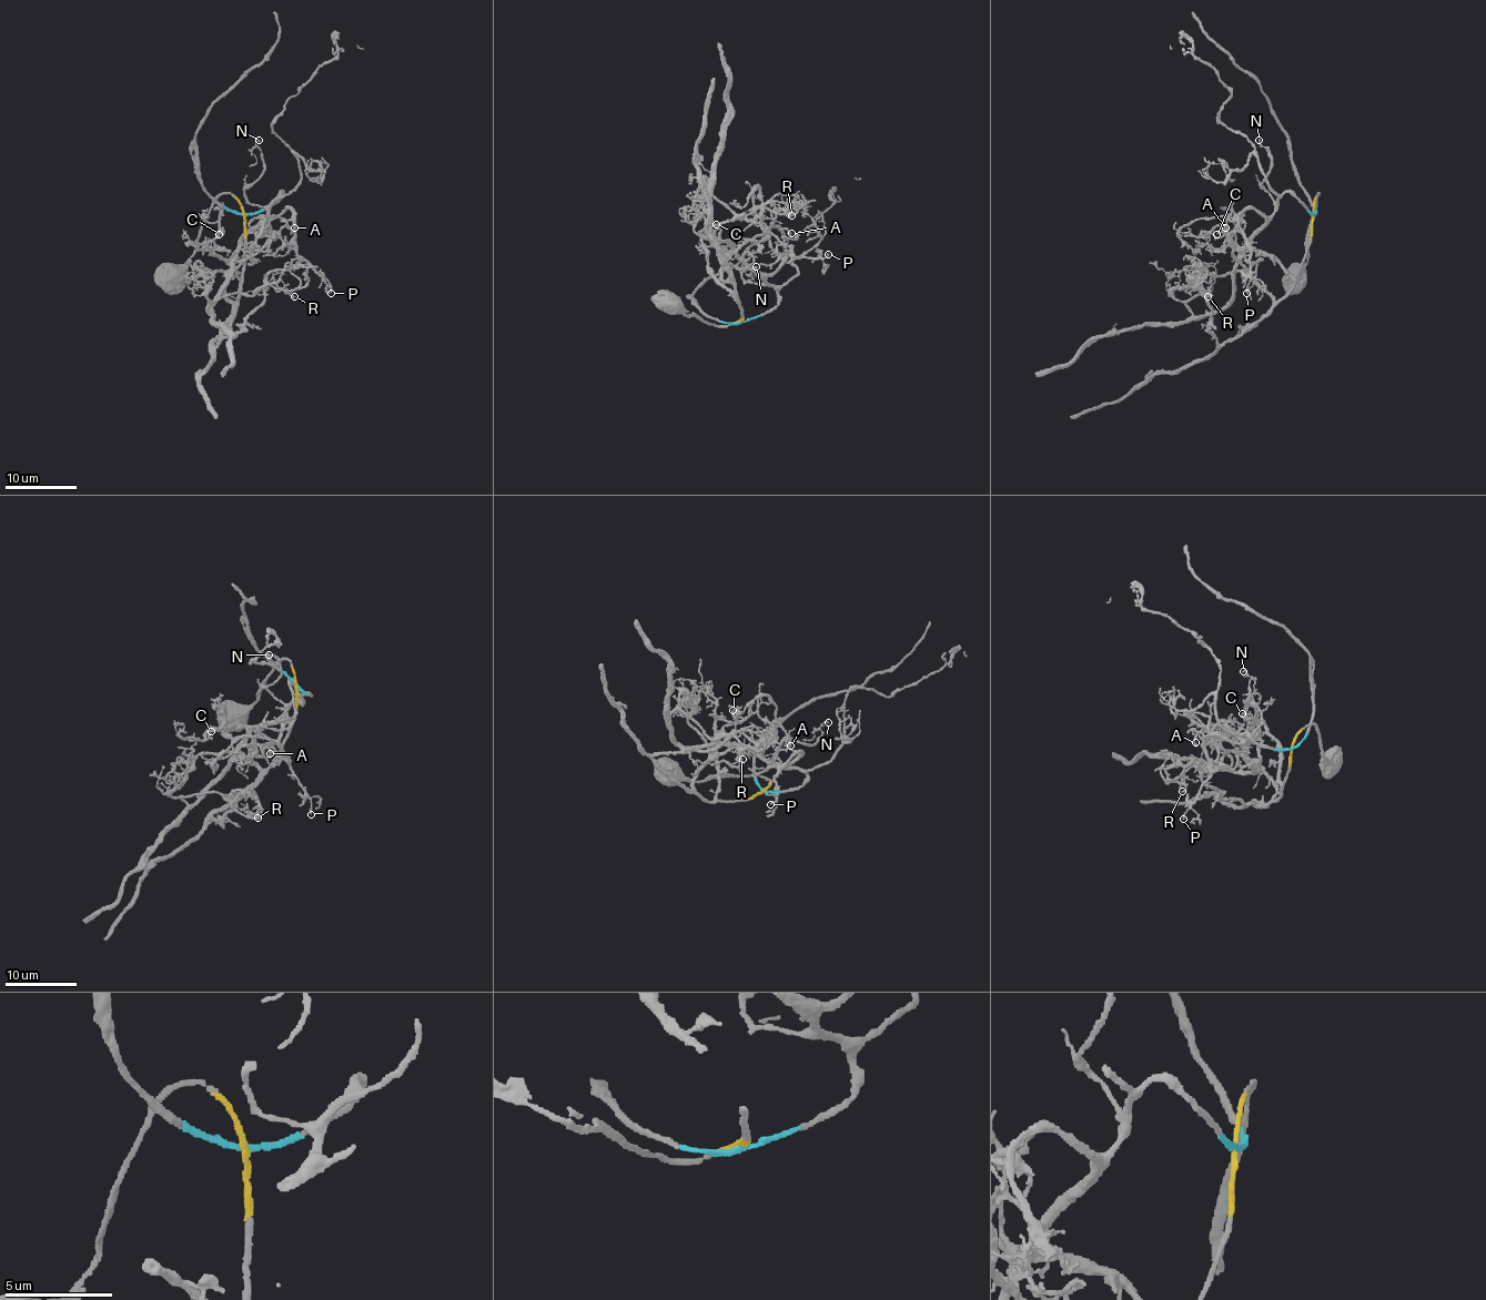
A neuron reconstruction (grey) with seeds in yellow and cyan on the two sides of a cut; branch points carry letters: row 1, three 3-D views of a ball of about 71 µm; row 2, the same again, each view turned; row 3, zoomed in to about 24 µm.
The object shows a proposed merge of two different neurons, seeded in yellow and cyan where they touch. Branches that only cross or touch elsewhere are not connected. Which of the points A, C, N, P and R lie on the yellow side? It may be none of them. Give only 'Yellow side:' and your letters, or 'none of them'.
Yellow side: C, R

